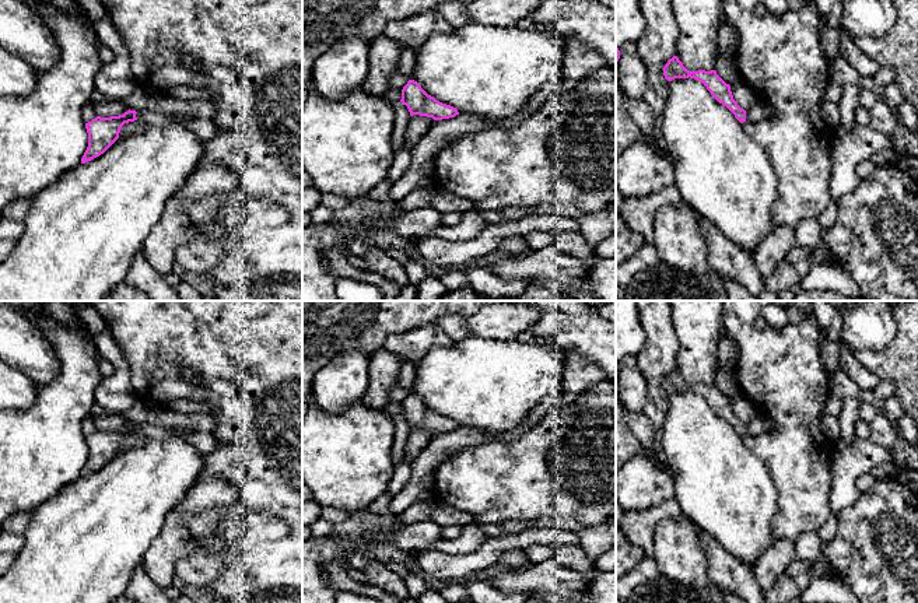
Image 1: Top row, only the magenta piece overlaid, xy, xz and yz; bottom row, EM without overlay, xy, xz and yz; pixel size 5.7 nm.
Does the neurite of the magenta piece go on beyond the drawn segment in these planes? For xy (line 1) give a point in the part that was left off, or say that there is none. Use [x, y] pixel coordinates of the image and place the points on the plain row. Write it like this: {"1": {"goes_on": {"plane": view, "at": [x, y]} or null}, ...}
{"1": {"goes_on": null}}

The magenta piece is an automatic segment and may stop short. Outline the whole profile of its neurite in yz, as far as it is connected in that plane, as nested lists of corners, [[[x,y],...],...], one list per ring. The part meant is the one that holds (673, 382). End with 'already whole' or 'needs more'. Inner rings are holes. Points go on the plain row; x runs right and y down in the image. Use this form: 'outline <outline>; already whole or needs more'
outline [[[673,369],[668,374],[668,376],[663,381],[663,389],[668,395],[672,395],[675,392],[694,392],[701,395],[707,403],[711,406],[711,409],[723,420],[726,420],[735,431],[743,437],[746,435],[746,424],[742,423],[737,416],[733,413],[730,399],[726,397],[715,383],[705,385],[688,385],[683,376],[679,374],[677,369]]]; already whole

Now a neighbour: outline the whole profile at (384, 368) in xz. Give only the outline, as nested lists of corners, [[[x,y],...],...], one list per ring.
[[[383,347],[369,357],[368,388],[362,404],[368,409],[385,410],[389,392],[399,378],[402,358]]]

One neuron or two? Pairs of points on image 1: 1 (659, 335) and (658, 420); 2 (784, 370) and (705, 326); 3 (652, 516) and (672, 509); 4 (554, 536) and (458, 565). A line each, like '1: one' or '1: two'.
1: one
2: two
3: one
4: one

